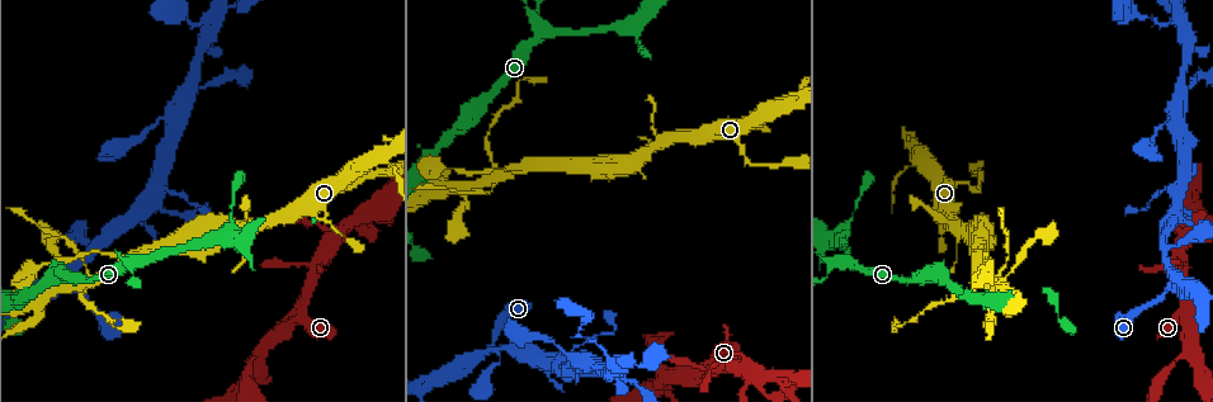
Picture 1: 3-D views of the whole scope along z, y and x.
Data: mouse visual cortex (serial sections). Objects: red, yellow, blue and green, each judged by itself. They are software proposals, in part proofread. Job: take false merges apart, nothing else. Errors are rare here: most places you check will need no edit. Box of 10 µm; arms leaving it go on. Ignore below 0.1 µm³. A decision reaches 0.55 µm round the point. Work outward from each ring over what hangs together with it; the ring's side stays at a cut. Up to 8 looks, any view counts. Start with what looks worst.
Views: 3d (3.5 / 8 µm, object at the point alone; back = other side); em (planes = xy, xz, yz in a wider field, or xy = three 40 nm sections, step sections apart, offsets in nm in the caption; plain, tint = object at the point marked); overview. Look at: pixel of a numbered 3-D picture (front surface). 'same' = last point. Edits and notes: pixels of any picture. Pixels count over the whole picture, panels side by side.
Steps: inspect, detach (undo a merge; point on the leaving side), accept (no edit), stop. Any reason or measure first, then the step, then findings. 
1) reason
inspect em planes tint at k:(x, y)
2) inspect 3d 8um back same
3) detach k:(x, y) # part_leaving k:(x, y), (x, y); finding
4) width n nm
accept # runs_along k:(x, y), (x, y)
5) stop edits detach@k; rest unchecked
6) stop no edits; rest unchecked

looks like a crossing
inspect 3d 8um at 1:(541, 33)

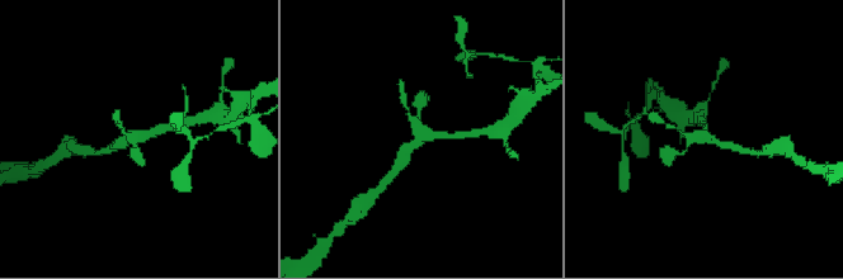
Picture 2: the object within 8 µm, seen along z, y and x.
arms 4; arm_widths 150, 150, 250, 250 nm; now the EM
inspect em xy step 2 tint same

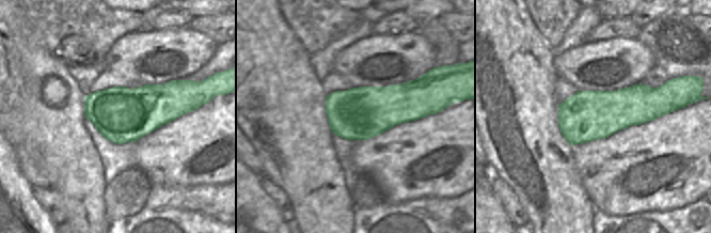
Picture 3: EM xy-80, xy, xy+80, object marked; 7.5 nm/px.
accept # runs_along 2:(401, 161), (423, 136), (457, 136); one cell here

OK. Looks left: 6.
looks like a crossing
inspect 3d 3.5um at 1:(67, 289)

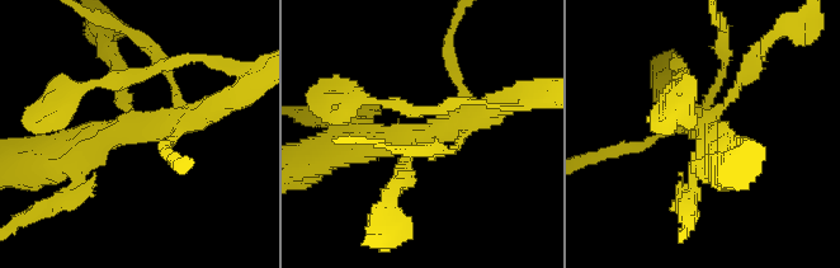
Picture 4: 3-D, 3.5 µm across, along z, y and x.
arms 4; arm_widths 150, 250, 300, 350 nm; need the tissue
inspect em xy step 2 tint at 4:(419, 139)

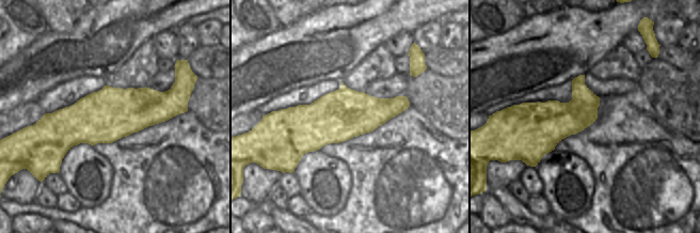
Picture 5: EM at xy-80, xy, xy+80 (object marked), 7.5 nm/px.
accept # runs_along 4:(207, 112), (59, 151); continuous, no second cell

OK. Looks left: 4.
thick turns thin
inspect 3d 3.5um at 1:(201, 20)

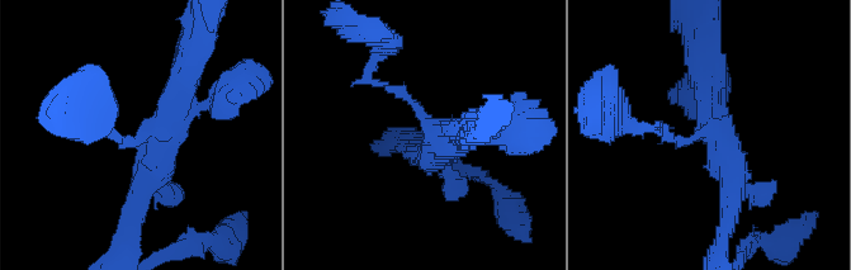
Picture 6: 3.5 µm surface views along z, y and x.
arms 3; arm_widths 150, 300, 300 nm
inspect em planes plain at 6:(425, 122)

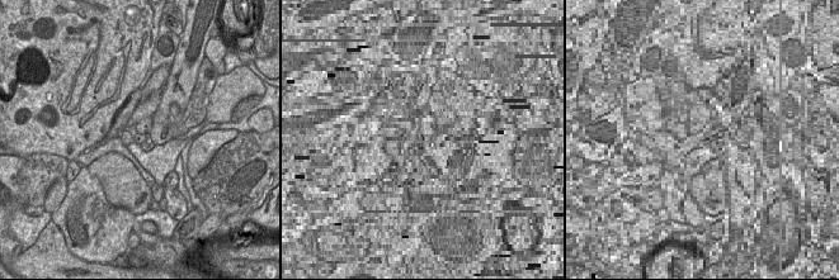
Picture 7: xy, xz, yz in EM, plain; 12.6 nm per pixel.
inspect em planes tint same

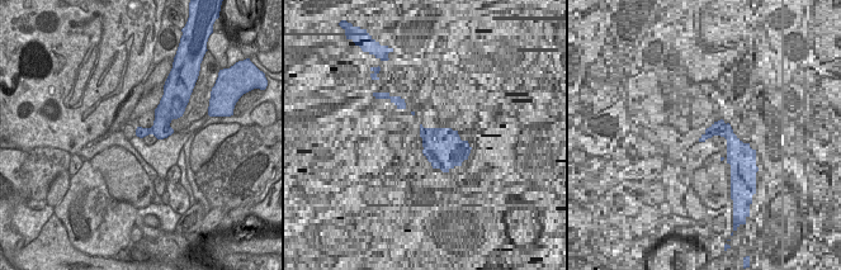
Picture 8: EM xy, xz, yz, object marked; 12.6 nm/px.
accept # runs_along 6:(430, 157), (441, 138), (398, 93), (367, 76); continuous, no second cell

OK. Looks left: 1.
stop no edits; rest unchecked

